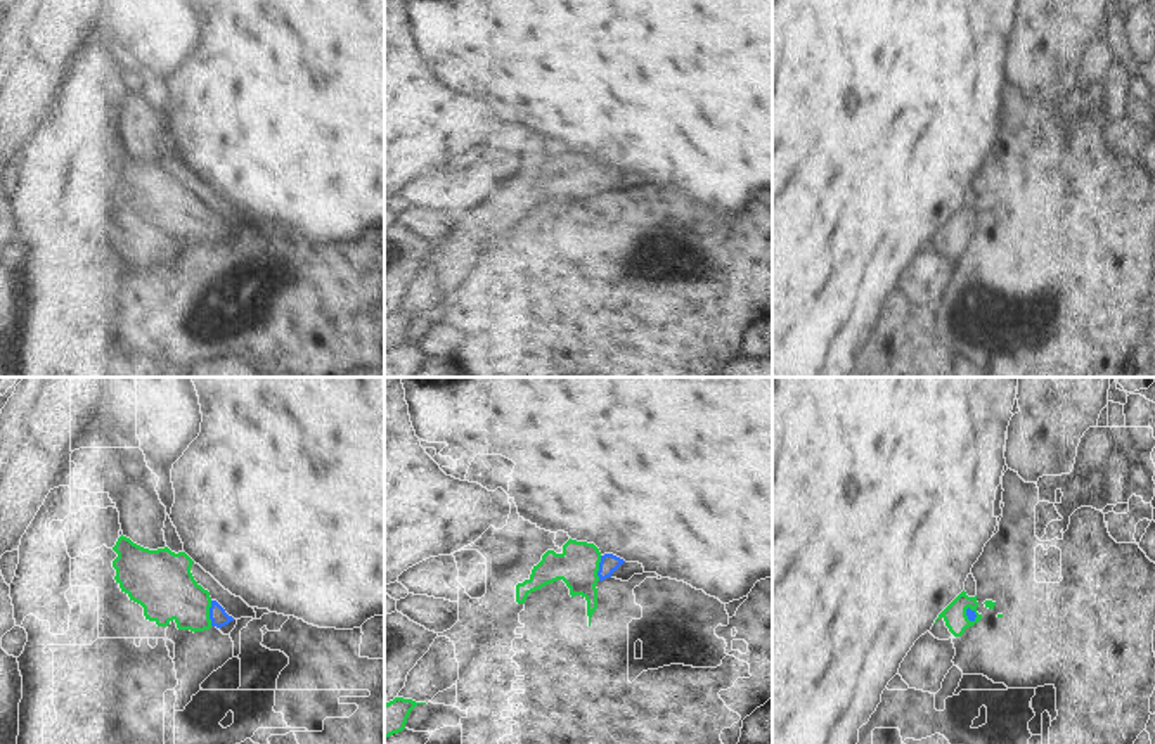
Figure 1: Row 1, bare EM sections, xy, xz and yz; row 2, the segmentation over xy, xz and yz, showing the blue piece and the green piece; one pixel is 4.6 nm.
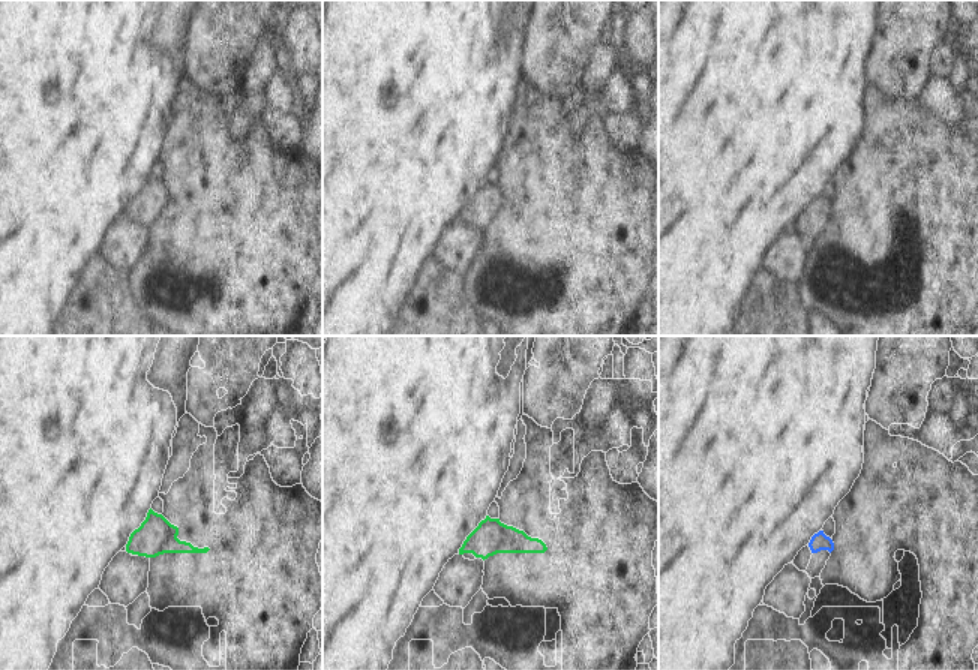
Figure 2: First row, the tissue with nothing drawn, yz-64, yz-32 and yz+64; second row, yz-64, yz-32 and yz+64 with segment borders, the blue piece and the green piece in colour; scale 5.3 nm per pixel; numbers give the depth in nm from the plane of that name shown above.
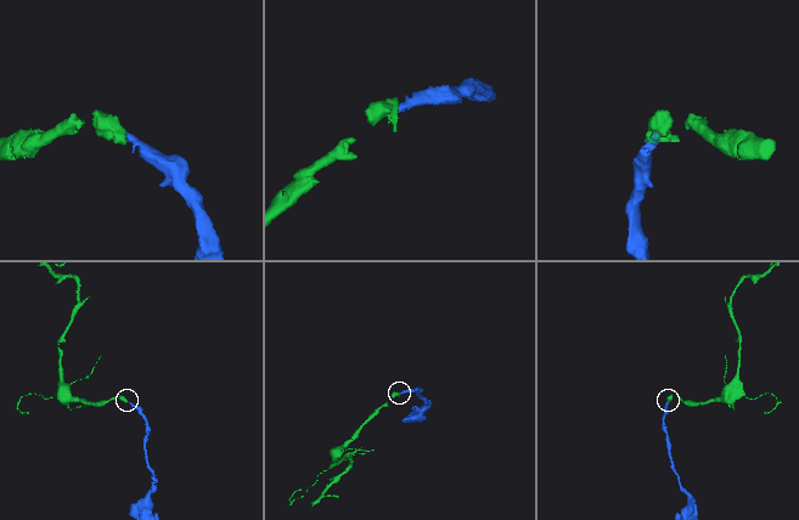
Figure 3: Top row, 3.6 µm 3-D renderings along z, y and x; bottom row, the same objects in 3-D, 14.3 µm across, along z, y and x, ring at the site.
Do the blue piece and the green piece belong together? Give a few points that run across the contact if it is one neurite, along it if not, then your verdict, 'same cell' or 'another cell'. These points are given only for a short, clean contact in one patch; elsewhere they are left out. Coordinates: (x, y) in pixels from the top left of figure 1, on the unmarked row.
same cell

